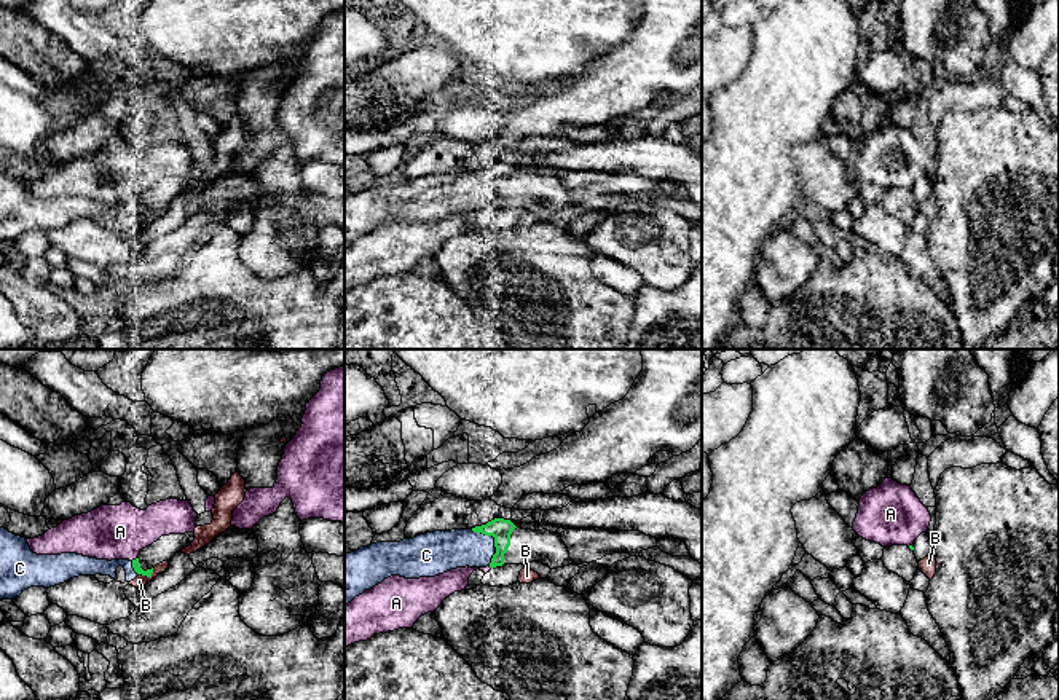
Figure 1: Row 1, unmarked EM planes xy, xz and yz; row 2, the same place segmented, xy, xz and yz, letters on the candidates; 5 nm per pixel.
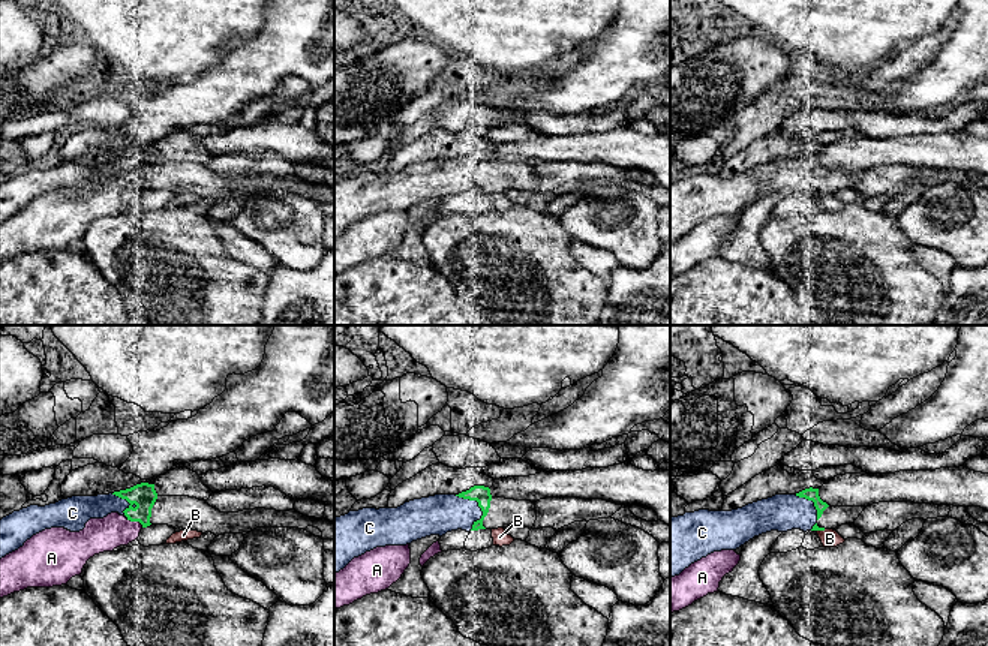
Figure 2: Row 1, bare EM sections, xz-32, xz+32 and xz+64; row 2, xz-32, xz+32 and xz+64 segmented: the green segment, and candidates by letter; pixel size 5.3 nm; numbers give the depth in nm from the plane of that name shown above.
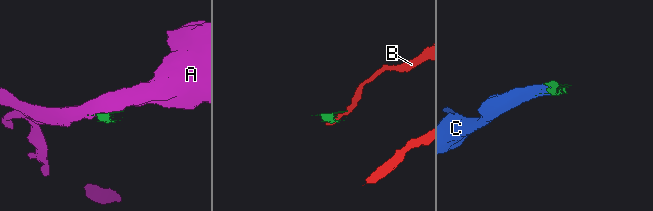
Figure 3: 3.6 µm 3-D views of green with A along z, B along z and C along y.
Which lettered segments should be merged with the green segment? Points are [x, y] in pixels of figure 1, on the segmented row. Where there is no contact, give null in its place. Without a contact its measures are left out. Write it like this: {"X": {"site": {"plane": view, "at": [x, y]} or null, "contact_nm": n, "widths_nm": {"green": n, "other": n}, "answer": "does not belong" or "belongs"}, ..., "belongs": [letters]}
{"A": {"site": {"plane": "xy", "at": [133, 560]}, "contact_nm": 40, "widths_nm": {"green": 50, "other": 280}, "answer": "does not belong"}, "B": {"site": {"plane": "xy", "at": [147, 576]}, "contact_nm": 90, "widths_nm": {"green": 50, "other": 60}, "answer": "does not belong"}, "C": {"site": {"plane": "xz", "at": [495, 541]}, "contact_nm": 200, "widths_nm": {"green": 110, "other": 200}, "answer": "belongs"}, "belongs": ["C"]}

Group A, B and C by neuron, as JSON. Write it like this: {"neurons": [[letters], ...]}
{"neurons": [["A"], ["B"], ["C"]]}

